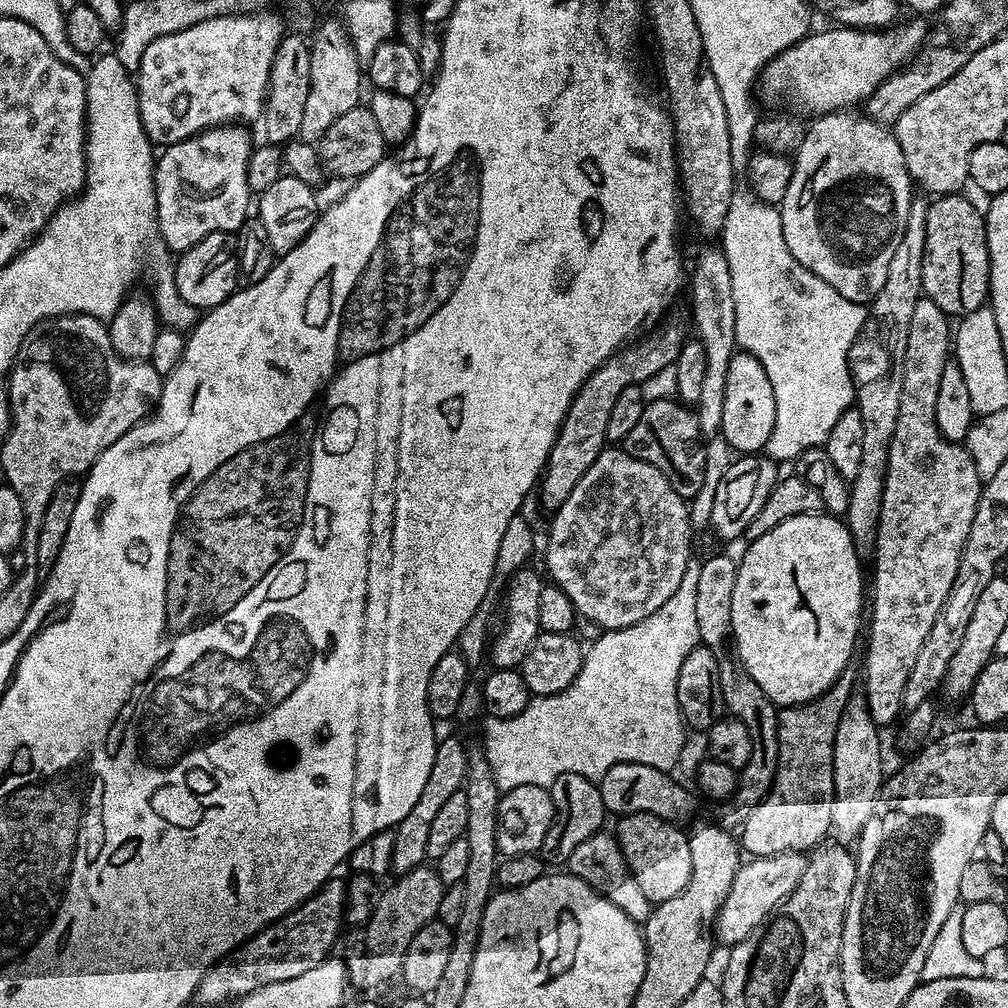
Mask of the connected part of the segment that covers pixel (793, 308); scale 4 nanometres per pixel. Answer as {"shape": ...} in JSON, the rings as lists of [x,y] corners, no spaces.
{"shape":[[[750,190],[732,193],[722,233],[722,247],[732,279],[736,347],[740,352],[748,352],[758,358],[772,387],[774,430],[770,430],[766,452],[777,462],[792,462],[806,450],[823,446],[830,430],[834,430],[834,422],[842,418],[847,408],[853,407],[854,383],[848,372],[847,354],[863,331],[870,312],[863,304],[844,300],[834,286],[822,282],[822,278],[814,276],[809,268],[797,262],[786,246],[786,238],[782,238],[779,207],[760,200]]]}

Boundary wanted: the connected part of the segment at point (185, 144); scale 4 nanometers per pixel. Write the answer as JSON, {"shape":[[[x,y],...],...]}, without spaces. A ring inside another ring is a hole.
{"shape":[[[239,123],[222,124],[219,128],[208,128],[204,132],[196,132],[182,142],[174,142],[159,153],[154,164],[156,182],[156,231],[159,239],[173,254],[190,250],[194,242],[202,242],[206,234],[215,232],[239,233],[244,221],[249,219],[248,183],[246,182],[246,166],[254,147],[254,140],[248,137],[247,127]]]}

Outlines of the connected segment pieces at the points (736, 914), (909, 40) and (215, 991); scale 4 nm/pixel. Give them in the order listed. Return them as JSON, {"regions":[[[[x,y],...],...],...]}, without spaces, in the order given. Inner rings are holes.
{"regions":[[[[783,852],[777,856],[761,856],[741,863],[734,874],[734,882],[730,882],[730,894],[726,894],[720,913],[715,918],[715,939],[727,946],[740,944],[763,920],[771,917],[782,901],[791,896],[798,882],[802,882],[807,865],[808,856],[803,852]]],[[[912,18],[909,24],[897,23],[895,26],[883,30],[871,28],[845,28],[843,26],[831,26],[825,32],[813,31],[811,34],[799,40],[797,44],[791,44],[786,50],[782,50],[773,58],[764,71],[758,77],[759,91],[764,91],[770,99],[776,100],[792,92],[812,111],[812,114],[826,112],[838,112],[851,109],[853,106],[863,105],[870,94],[881,84],[886,77],[891,76],[897,68],[908,63],[919,53],[921,44],[924,43],[930,28],[924,25],[920,18]]],[[[339,878],[327,880],[309,900],[302,902],[299,908],[288,912],[281,920],[267,924],[261,932],[254,933],[233,952],[211,965],[202,982],[196,987],[195,999],[204,1004],[224,1006],[237,996],[245,996],[262,986],[270,986],[270,982],[286,982],[286,978],[298,978],[298,974],[314,970],[314,966],[329,959],[331,952],[328,951],[335,944],[337,947],[345,902],[345,881]]]]}

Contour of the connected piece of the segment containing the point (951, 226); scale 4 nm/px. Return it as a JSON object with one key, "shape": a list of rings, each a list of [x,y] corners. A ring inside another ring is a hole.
{"shape":[[[940,194],[928,205],[926,214],[926,250],[922,258],[923,295],[932,300],[950,318],[963,318],[985,307],[988,295],[988,243],[984,229],[985,213],[980,212],[964,194]]]}

